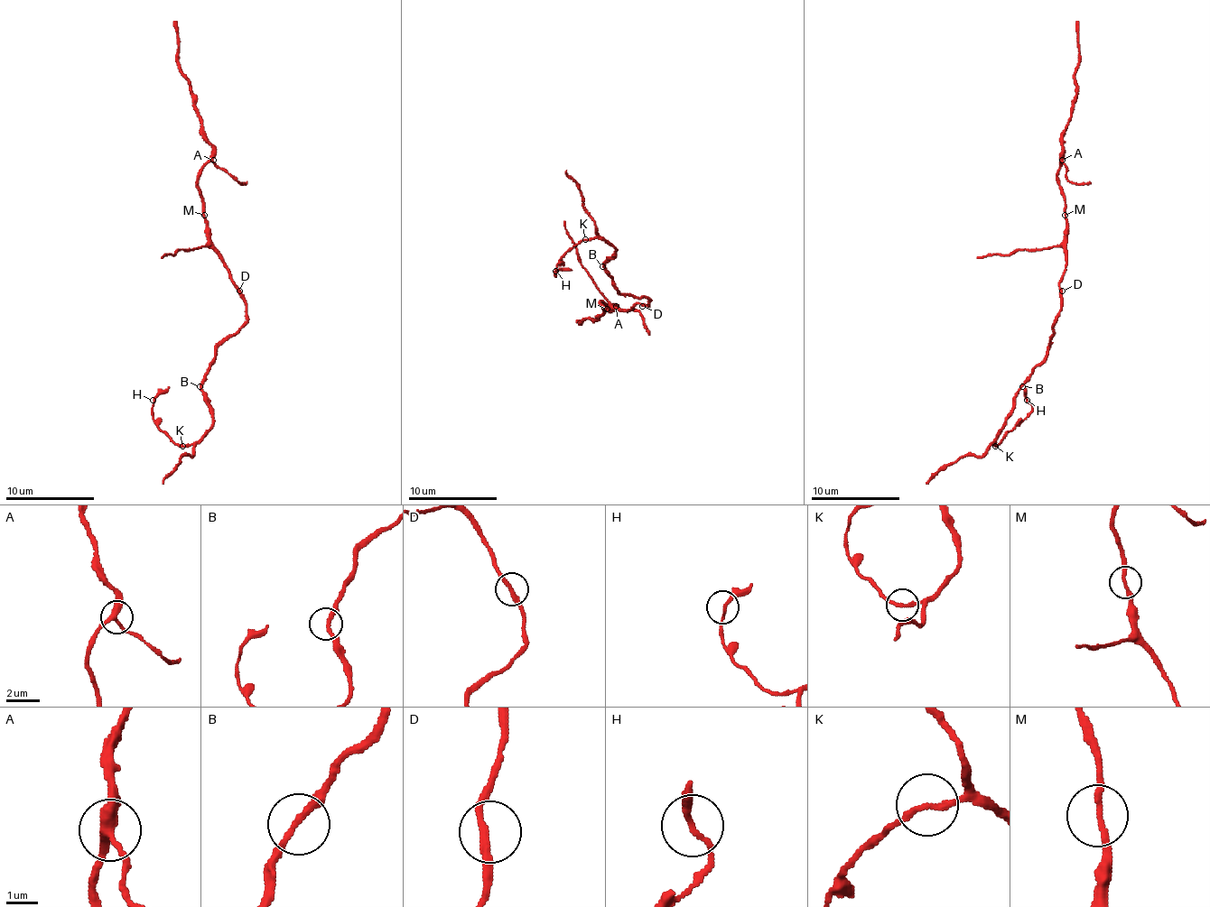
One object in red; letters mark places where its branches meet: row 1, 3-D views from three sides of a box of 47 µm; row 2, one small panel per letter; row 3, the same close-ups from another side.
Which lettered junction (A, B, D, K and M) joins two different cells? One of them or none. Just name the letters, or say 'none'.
K

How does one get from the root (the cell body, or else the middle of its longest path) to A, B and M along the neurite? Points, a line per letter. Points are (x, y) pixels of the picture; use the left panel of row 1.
A: (237, 291), (222, 255), (210, 239), (210, 228), (204, 215), (204, 198), (197, 184), (197, 173), (213, 160)
B: (237, 291), (246, 306), (246, 319), (218, 348), (206, 379), (200, 386)
M: (237, 291), (222, 255), (210, 239), (210, 228), (204, 215)

